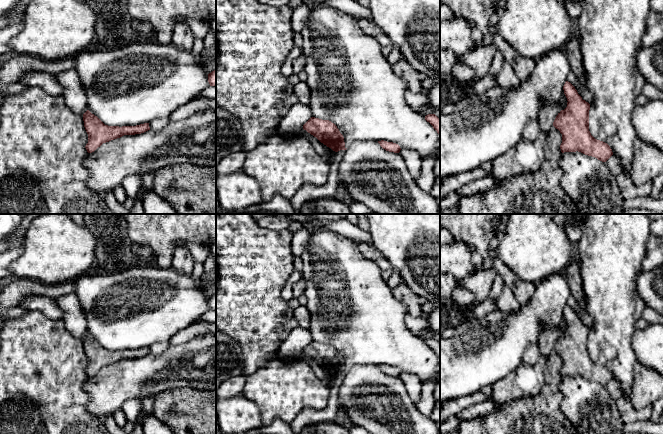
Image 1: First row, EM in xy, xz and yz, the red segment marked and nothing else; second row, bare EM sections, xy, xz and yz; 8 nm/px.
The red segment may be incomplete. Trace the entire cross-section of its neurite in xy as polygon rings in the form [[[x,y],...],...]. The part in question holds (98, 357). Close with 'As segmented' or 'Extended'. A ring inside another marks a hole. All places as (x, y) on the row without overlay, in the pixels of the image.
[[[89,334],[83,338],[83,345],[88,358],[88,367],[85,370],[88,377],[94,376],[103,367],[120,362],[124,359],[141,358],[150,354],[149,347],[136,350],[108,350]]]. As segmented

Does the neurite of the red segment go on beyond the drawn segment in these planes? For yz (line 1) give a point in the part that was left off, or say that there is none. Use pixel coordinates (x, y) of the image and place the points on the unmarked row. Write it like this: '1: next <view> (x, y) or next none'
1: next none

